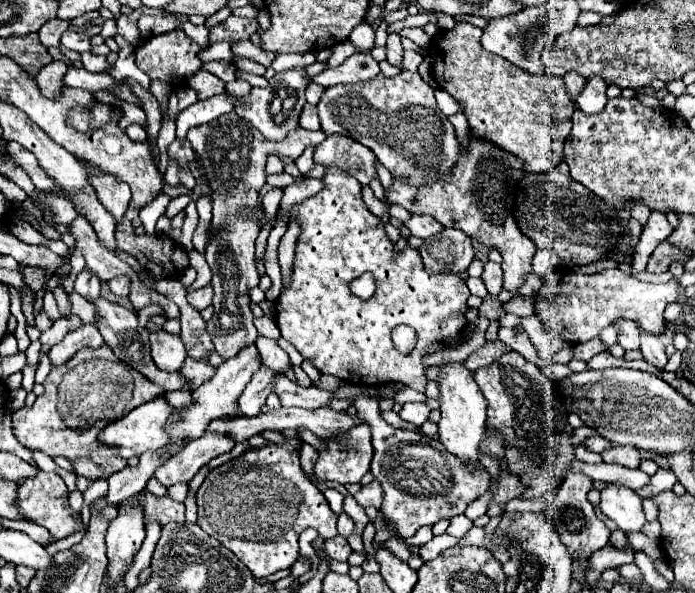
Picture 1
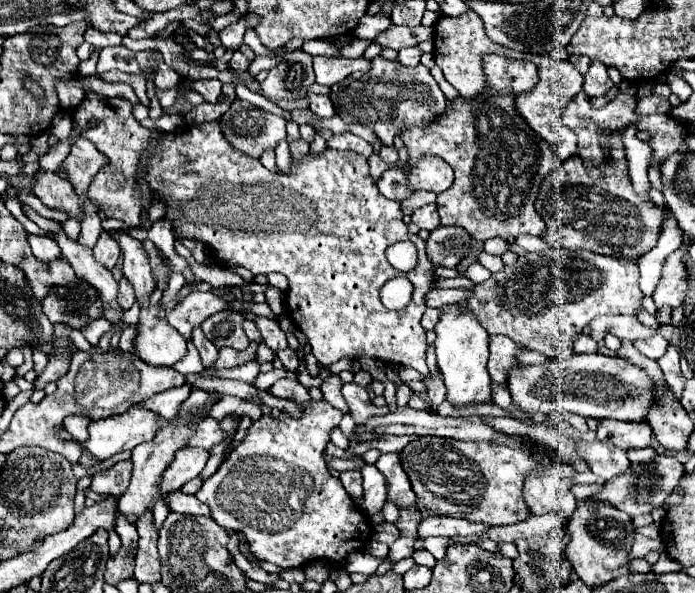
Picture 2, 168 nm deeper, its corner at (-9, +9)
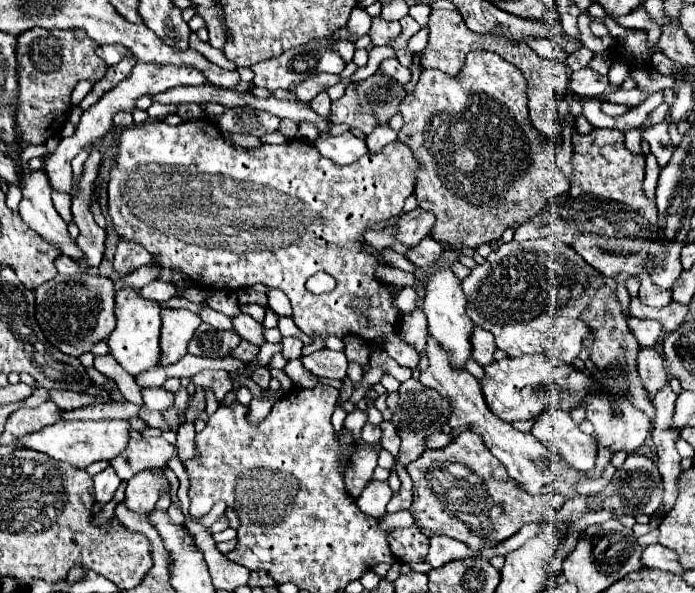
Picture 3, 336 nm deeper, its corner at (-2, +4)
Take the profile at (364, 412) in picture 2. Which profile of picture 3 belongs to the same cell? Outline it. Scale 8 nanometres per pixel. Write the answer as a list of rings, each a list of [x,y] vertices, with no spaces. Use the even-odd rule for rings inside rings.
[[[366,423],[364,427],[362,427],[362,439],[364,441],[370,441],[370,443],[378,443],[380,441],[380,437],[382,437],[382,429],[378,427],[378,425],[372,425],[372,423]]]

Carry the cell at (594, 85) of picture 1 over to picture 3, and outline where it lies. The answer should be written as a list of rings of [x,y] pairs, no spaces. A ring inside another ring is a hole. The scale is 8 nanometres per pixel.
[[[590,67],[574,71],[570,77],[570,91],[580,99],[596,99],[604,97],[608,91],[608,77],[598,75]]]

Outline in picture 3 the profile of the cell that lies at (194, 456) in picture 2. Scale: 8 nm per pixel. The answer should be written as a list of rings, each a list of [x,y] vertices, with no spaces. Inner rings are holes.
[[[164,467],[138,471],[126,485],[126,507],[138,513],[150,513],[156,501],[168,493],[174,495],[176,485],[166,477]]]

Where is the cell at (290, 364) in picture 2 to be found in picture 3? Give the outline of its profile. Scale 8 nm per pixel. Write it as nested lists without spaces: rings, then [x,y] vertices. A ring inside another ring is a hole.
[[[284,337],[282,339],[282,355],[286,361],[300,357],[300,349],[302,349],[302,341],[296,337]]]

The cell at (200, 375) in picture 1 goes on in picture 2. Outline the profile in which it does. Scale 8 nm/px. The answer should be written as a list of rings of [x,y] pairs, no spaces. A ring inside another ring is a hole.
[[[251,342],[249,348],[245,348],[243,352],[239,350],[233,350],[233,348],[221,348],[219,350],[219,358],[215,362],[215,368],[235,368],[235,366],[241,366],[245,362],[251,362],[255,360],[255,354],[257,354],[257,342]]]

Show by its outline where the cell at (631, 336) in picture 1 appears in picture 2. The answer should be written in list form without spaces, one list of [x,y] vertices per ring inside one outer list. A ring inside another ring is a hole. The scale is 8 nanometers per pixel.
[[[657,332],[655,336],[647,338],[647,340],[635,340],[633,344],[635,344],[635,348],[637,348],[641,354],[645,354],[645,356],[651,358],[651,360],[659,360],[659,358],[667,352],[667,348],[669,348],[669,342],[667,342],[659,332]]]

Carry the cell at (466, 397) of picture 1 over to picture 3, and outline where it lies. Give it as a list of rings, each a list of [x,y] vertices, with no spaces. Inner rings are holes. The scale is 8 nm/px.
[[[442,269],[442,271],[436,271],[430,275],[430,279],[426,283],[422,311],[428,317],[430,335],[446,353],[450,353],[450,365],[456,369],[466,367],[468,359],[472,357],[470,335],[474,331],[474,323],[470,321],[470,317],[466,313],[466,297],[462,295],[460,281],[454,277],[454,273],[450,269]]]

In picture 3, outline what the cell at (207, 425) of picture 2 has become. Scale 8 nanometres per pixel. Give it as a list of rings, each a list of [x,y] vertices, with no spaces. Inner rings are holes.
[[[150,437],[142,441],[130,439],[130,447],[124,451],[124,455],[120,455],[118,459],[112,459],[110,465],[116,469],[122,481],[128,481],[142,467],[166,465],[176,453],[178,453],[178,447],[168,443],[164,437]]]

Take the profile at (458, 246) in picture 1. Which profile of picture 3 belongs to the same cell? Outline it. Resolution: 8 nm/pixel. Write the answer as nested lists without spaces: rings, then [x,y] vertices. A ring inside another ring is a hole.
[[[426,237],[426,239],[422,239],[406,257],[416,265],[416,267],[430,267],[430,265],[434,265],[436,261],[440,261],[440,257],[442,257],[442,245],[438,243],[438,241],[434,241],[434,239],[430,239],[430,237]]]

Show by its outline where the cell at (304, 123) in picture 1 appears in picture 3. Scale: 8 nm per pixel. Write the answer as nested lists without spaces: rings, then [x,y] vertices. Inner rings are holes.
[[[318,93],[318,95],[310,101],[310,109],[312,109],[316,115],[320,115],[322,119],[330,121],[330,99],[328,99],[326,93]]]

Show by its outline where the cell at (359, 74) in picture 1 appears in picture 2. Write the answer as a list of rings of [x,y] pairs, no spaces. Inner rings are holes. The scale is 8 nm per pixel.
[[[315,56],[313,58],[313,68],[315,68],[315,82],[331,86],[335,82],[341,82],[349,74],[357,70],[369,70],[371,62],[365,58],[357,60],[347,60],[347,58],[325,58],[325,56]]]

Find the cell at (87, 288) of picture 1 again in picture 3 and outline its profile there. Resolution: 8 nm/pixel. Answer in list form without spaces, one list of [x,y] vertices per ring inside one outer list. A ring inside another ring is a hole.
[[[94,147],[84,163],[84,177],[82,177],[82,193],[72,199],[72,215],[74,223],[80,229],[80,237],[76,239],[82,251],[86,251],[86,259],[90,259],[92,267],[98,267],[104,257],[104,243],[106,231],[96,225],[92,213],[88,211],[88,201],[94,199],[94,175],[98,173],[98,163],[102,161],[100,151]]]

